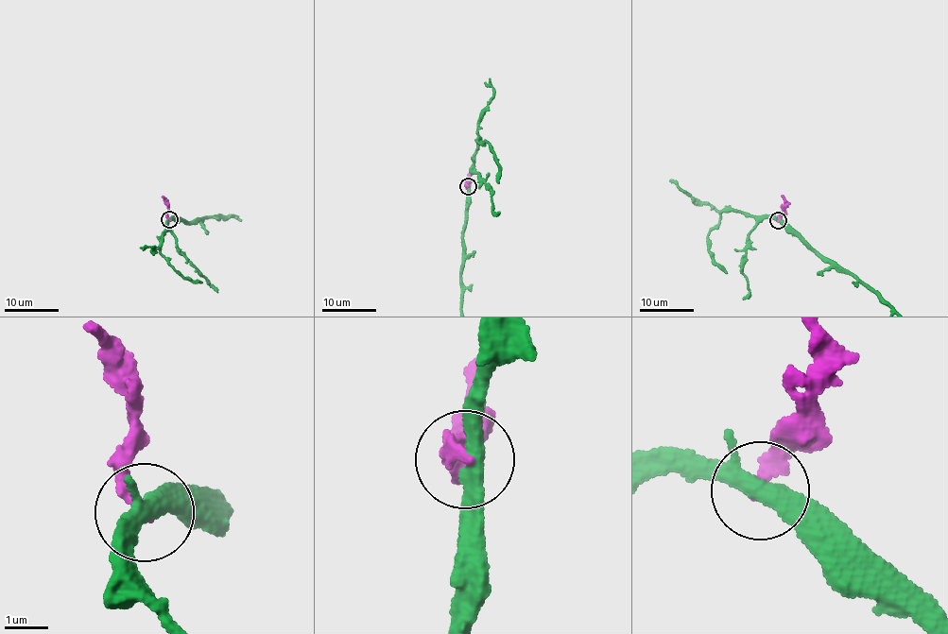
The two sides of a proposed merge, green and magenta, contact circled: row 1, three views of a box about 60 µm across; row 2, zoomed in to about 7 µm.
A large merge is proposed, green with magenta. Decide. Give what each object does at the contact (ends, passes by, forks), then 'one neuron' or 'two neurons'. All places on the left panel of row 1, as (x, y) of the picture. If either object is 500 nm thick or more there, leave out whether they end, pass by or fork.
green forks there; magenta ends there; two neurons

